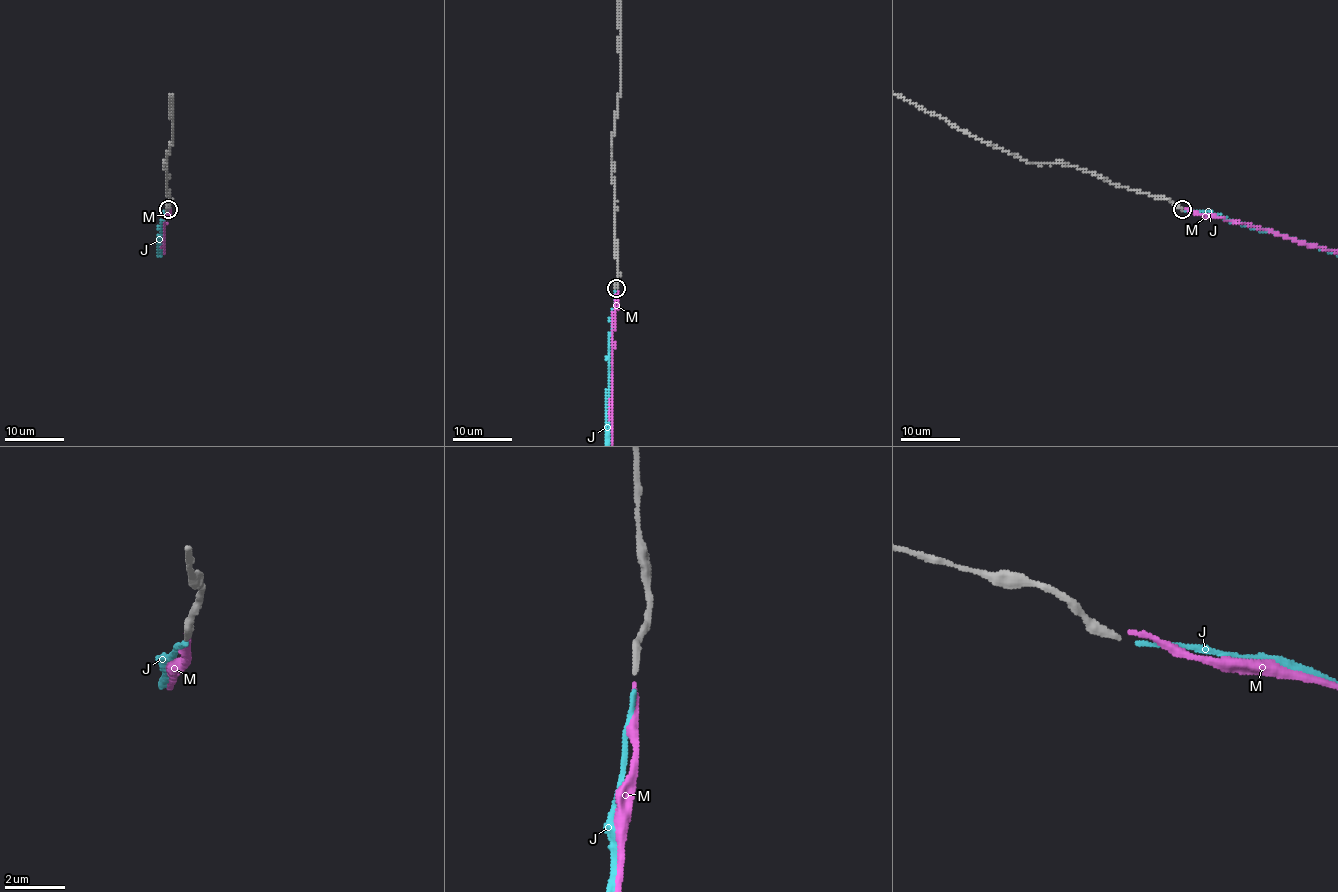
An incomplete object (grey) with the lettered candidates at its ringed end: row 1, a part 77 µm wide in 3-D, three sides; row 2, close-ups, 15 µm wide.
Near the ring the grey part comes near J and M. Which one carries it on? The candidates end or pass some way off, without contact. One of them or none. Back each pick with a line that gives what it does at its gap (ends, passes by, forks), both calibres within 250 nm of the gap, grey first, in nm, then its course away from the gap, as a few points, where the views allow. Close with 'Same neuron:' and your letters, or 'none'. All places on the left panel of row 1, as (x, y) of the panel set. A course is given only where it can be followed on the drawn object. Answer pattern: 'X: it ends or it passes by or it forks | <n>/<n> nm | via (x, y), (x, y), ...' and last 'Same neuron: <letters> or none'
J: it ends | 260/140 nm
Same neuron: J

